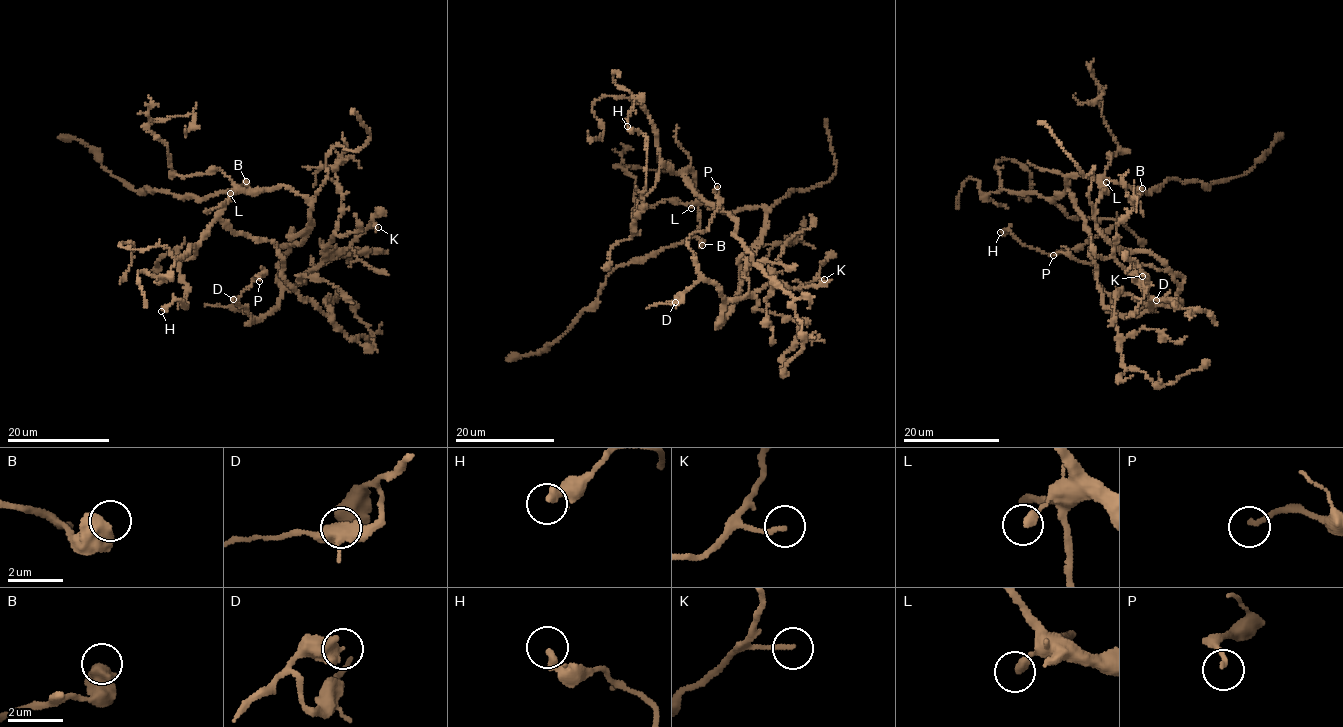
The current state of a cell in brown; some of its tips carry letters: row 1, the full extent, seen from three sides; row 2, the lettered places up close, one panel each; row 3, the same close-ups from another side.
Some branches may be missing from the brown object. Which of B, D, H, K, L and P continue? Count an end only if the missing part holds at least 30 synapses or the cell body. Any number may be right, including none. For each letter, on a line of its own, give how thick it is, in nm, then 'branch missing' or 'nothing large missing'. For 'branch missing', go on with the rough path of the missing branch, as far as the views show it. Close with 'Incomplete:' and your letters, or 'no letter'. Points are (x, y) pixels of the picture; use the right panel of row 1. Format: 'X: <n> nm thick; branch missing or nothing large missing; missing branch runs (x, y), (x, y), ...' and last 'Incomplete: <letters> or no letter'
B: 750 nm thick; nothing large missing
D: 500 nm thick; nothing large missing
H: 320 nm thick; nothing large missing
K: 160 nm thick; nothing large missing
L: 320 nm thick; nothing large missing
P: 140 nm thick; nothing large missing
Incomplete: no letter

